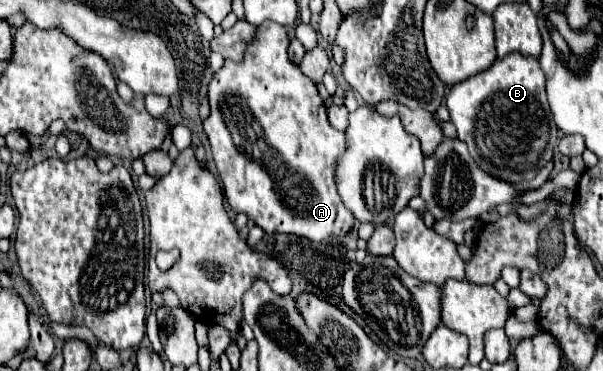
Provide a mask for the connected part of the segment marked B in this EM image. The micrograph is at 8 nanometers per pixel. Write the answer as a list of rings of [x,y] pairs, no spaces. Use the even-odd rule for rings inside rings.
[[[507,54],[505,58],[497,58],[485,72],[453,84],[445,104],[451,112],[451,122],[457,128],[457,138],[469,146],[471,158],[477,162],[477,166],[481,166],[481,170],[485,170],[485,174],[501,178],[509,184],[531,180],[553,158],[557,146],[557,126],[545,98],[545,74],[539,68],[537,58],[523,54]]]

